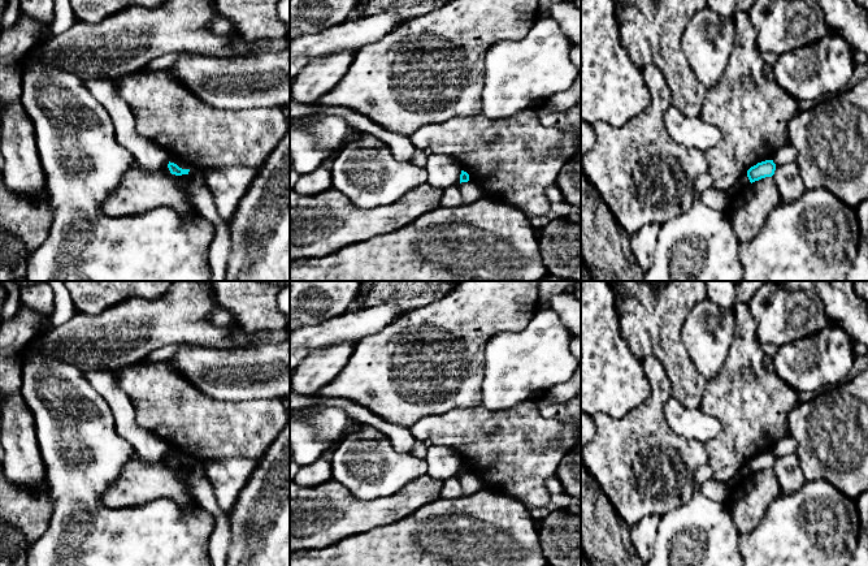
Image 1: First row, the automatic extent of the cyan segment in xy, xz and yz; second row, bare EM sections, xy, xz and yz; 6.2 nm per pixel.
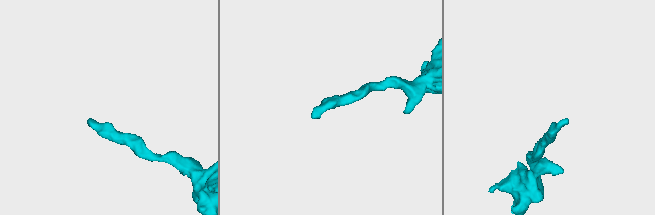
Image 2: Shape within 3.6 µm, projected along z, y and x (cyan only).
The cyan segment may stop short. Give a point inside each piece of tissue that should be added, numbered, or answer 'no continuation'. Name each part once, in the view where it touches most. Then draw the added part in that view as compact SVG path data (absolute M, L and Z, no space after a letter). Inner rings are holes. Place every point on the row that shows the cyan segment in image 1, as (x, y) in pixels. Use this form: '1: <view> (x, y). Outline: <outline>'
no continuation

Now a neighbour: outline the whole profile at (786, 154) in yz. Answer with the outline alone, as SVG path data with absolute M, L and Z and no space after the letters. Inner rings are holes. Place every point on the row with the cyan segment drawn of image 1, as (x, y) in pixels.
M787 143L782 146L772 159L776 167L787 164L797 160L797 150L793 144Z

